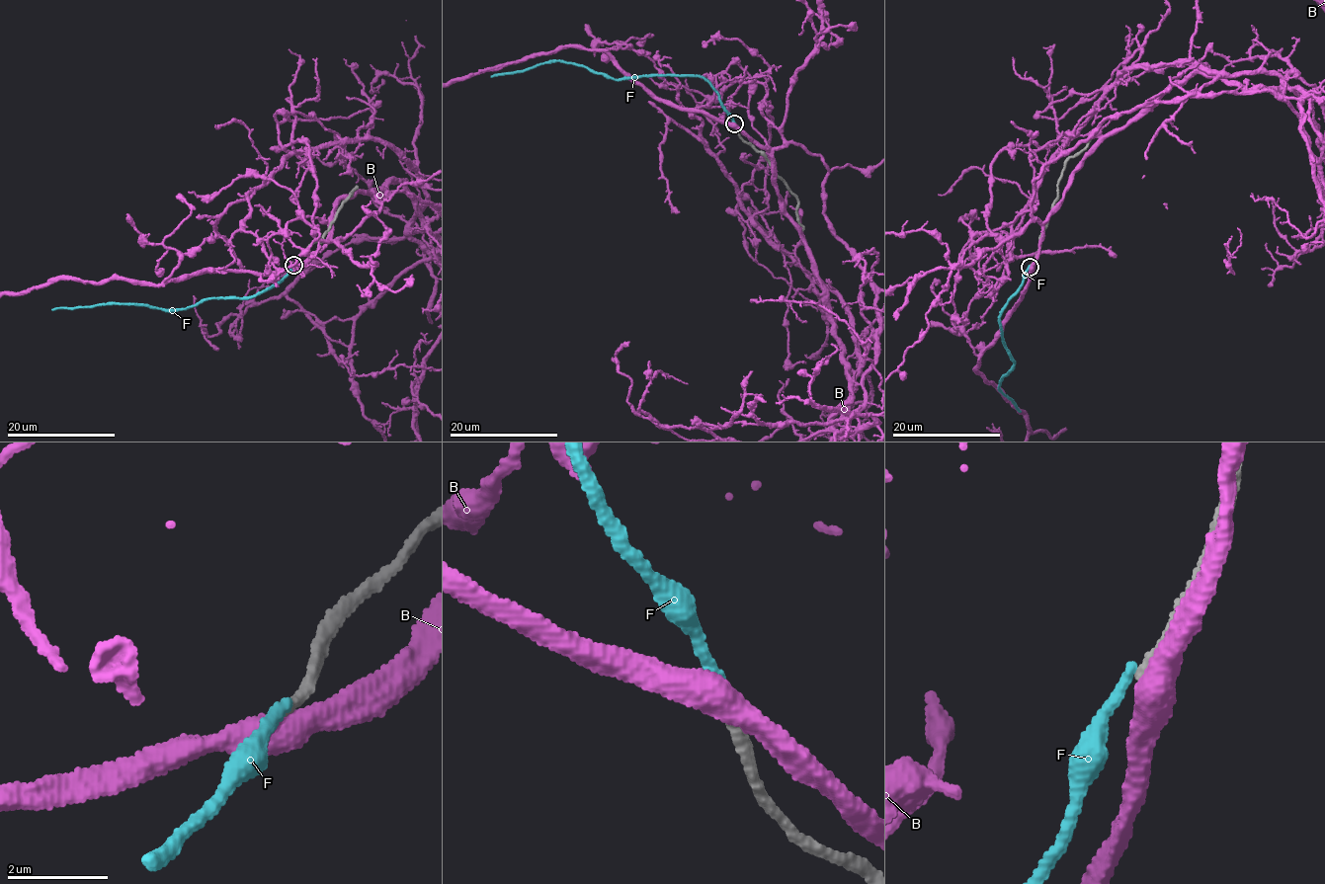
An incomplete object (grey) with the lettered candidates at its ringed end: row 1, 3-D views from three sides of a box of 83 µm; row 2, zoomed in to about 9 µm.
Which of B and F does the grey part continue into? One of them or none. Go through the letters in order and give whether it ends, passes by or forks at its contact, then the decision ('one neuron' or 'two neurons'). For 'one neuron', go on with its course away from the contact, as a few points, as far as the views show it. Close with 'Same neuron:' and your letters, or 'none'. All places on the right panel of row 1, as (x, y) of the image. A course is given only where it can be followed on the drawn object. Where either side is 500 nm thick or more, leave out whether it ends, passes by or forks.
B: two neurons
F: it ends | two neurons
Same neuron: none

